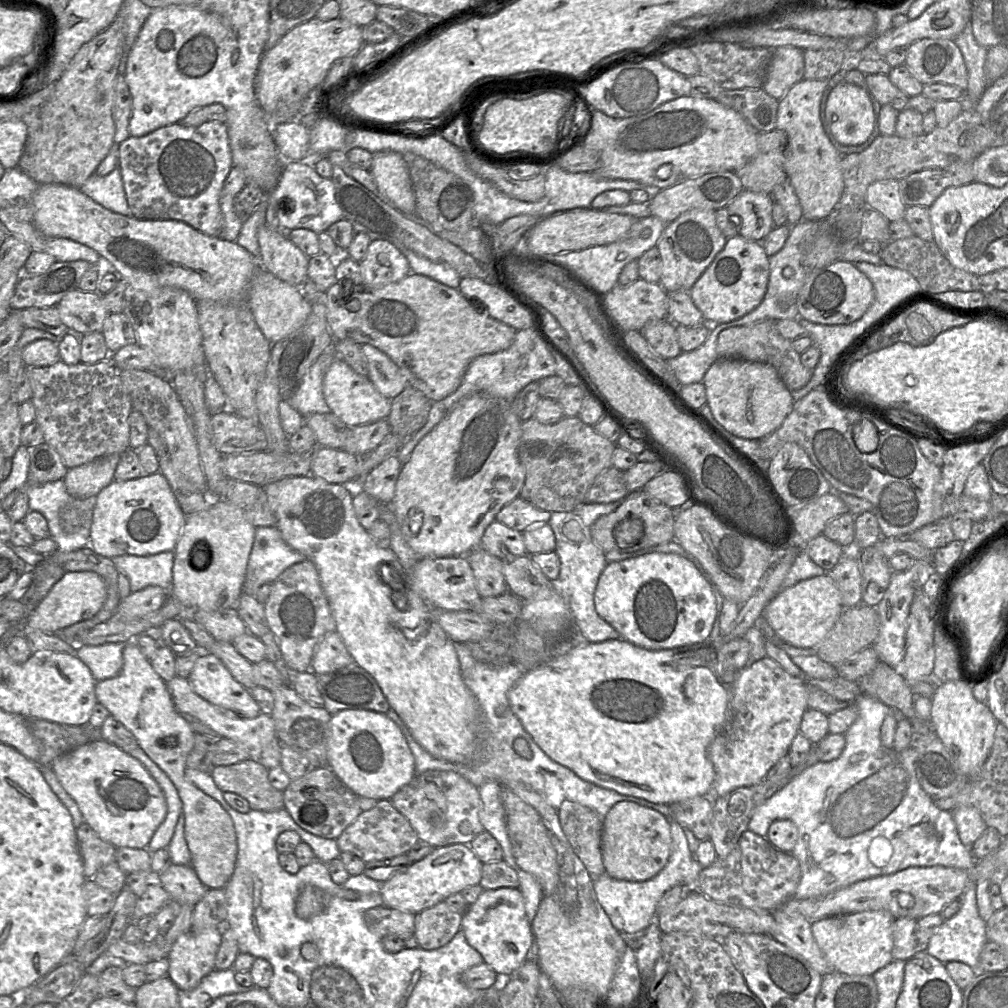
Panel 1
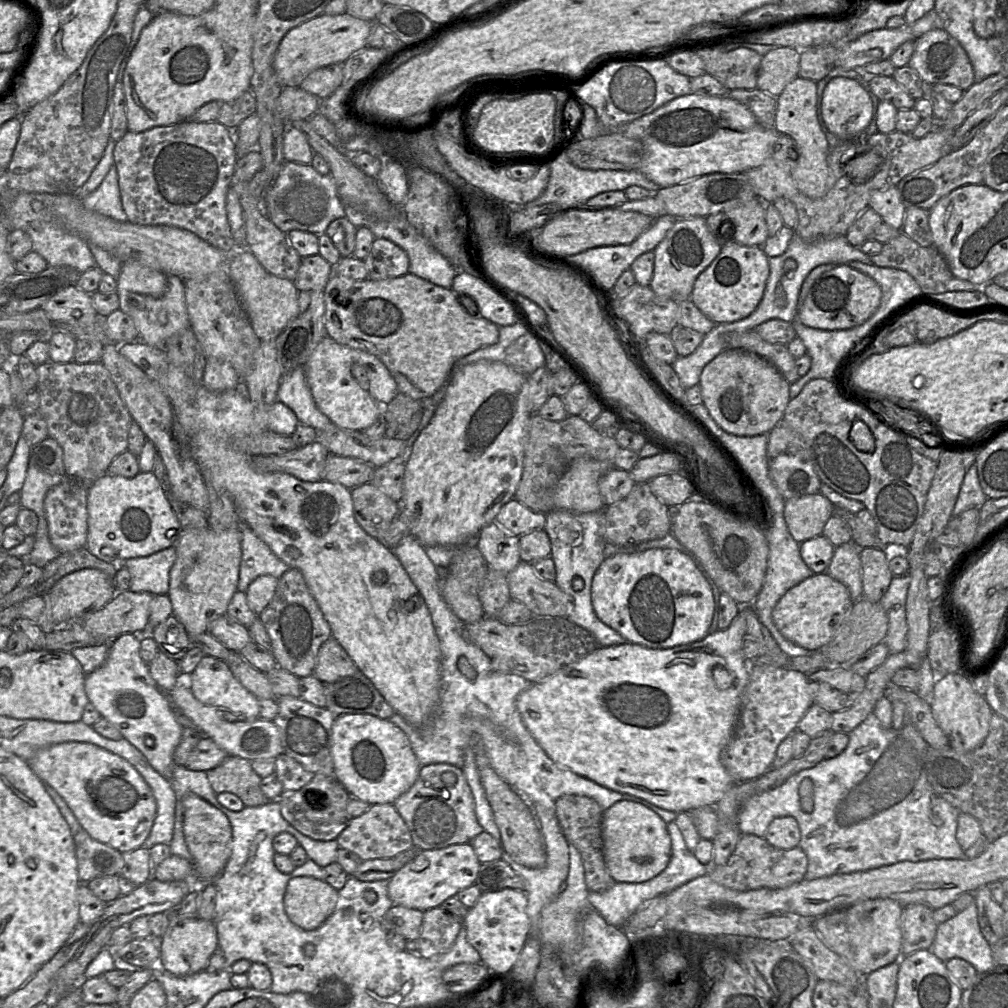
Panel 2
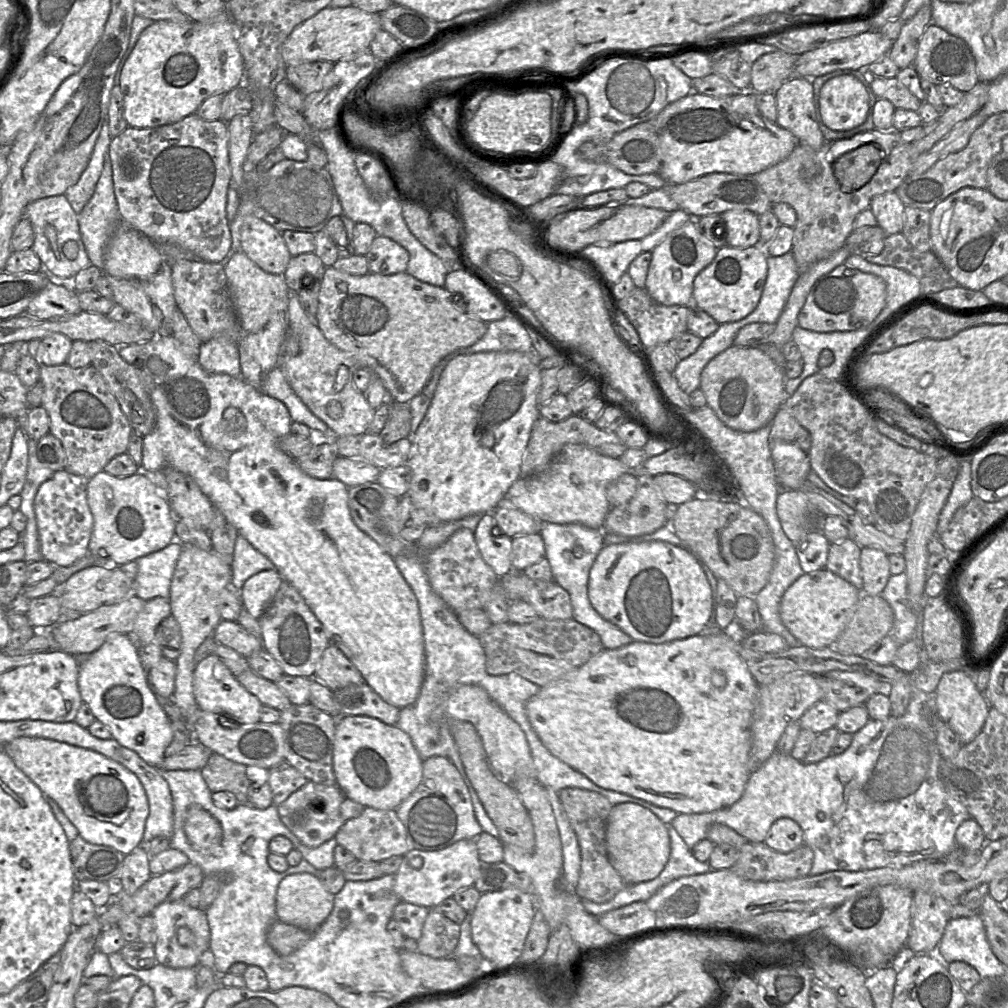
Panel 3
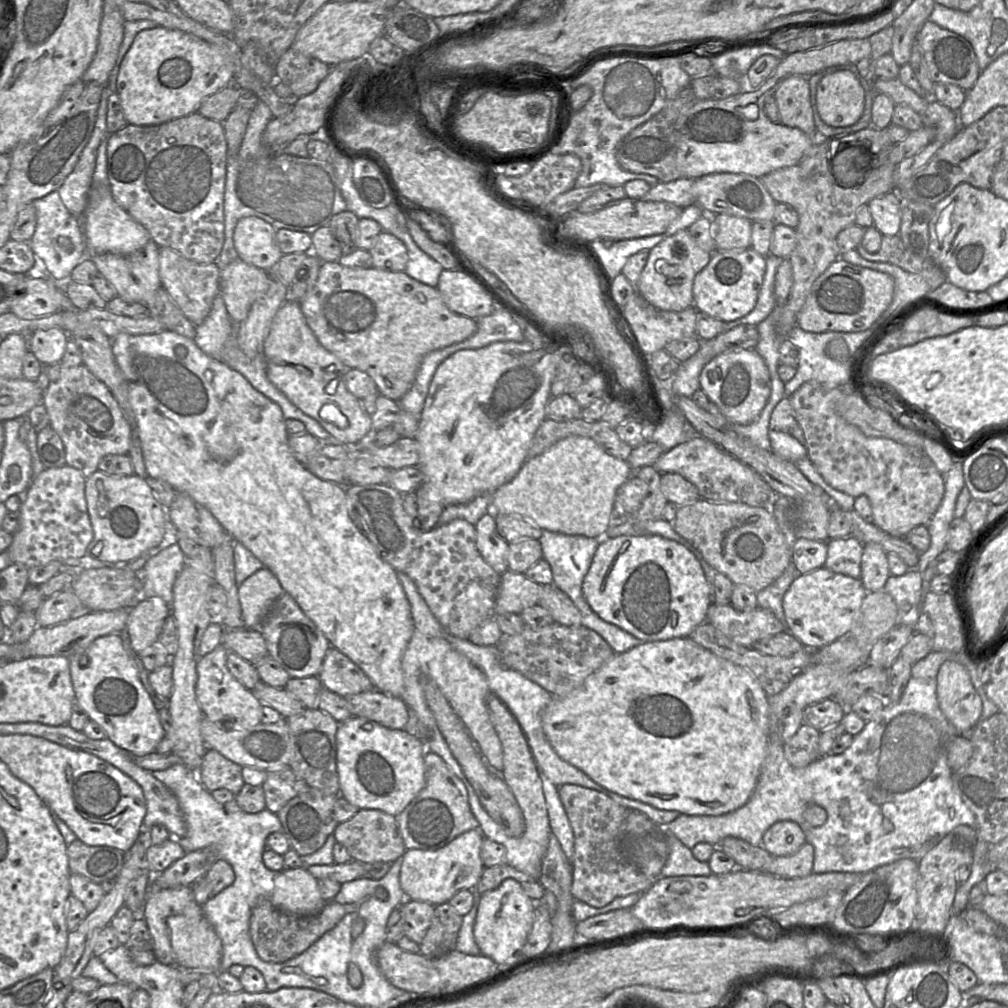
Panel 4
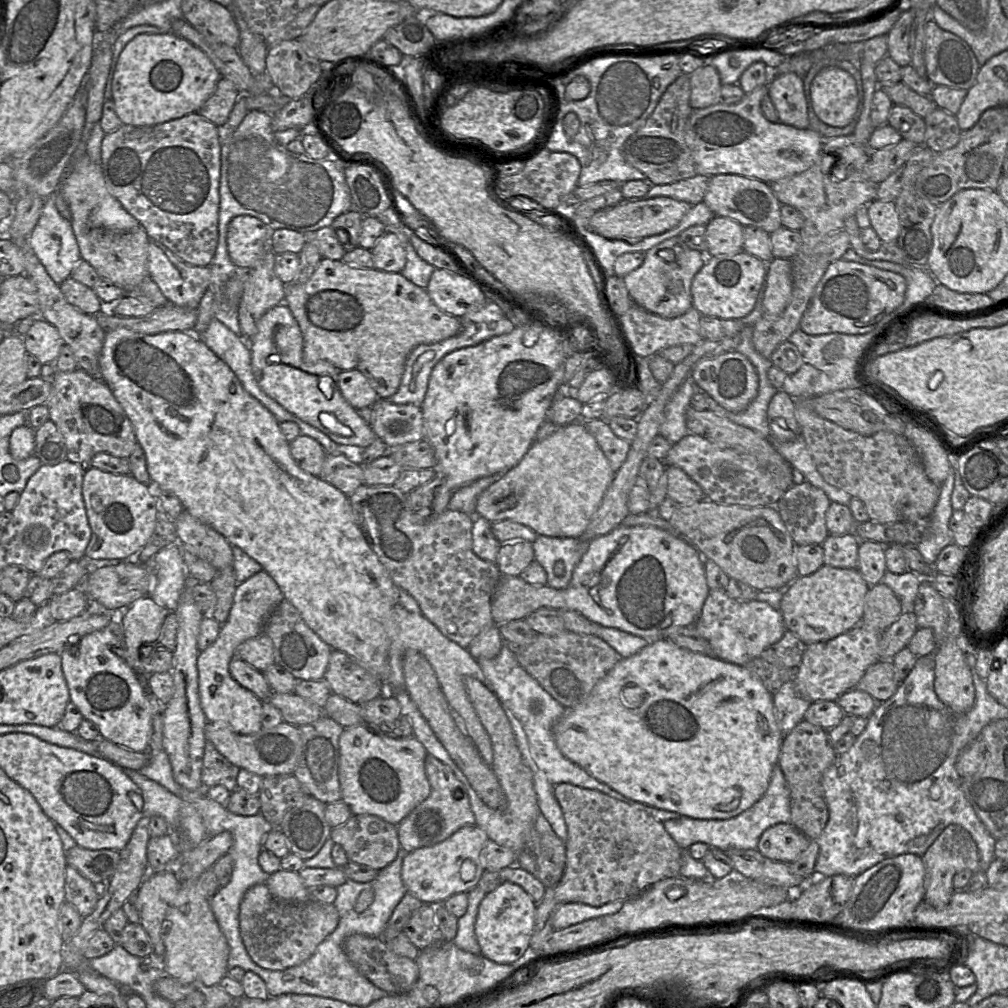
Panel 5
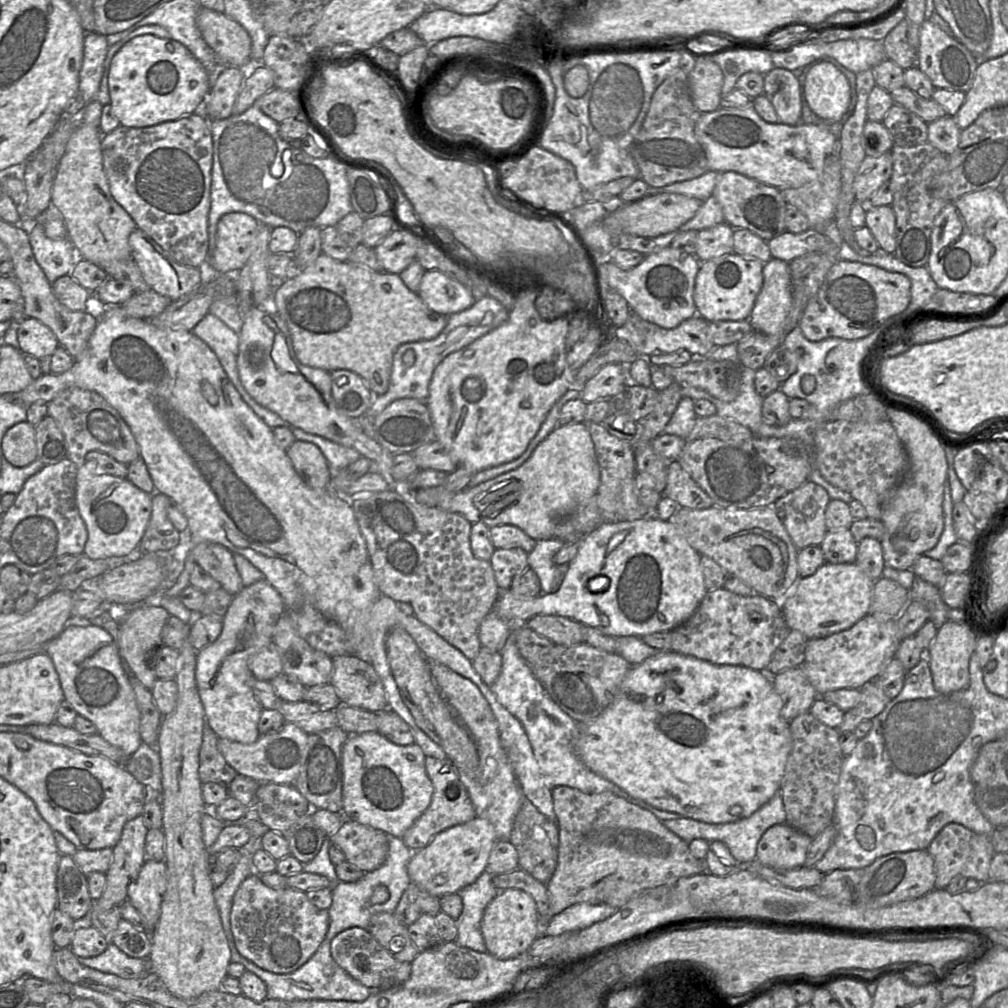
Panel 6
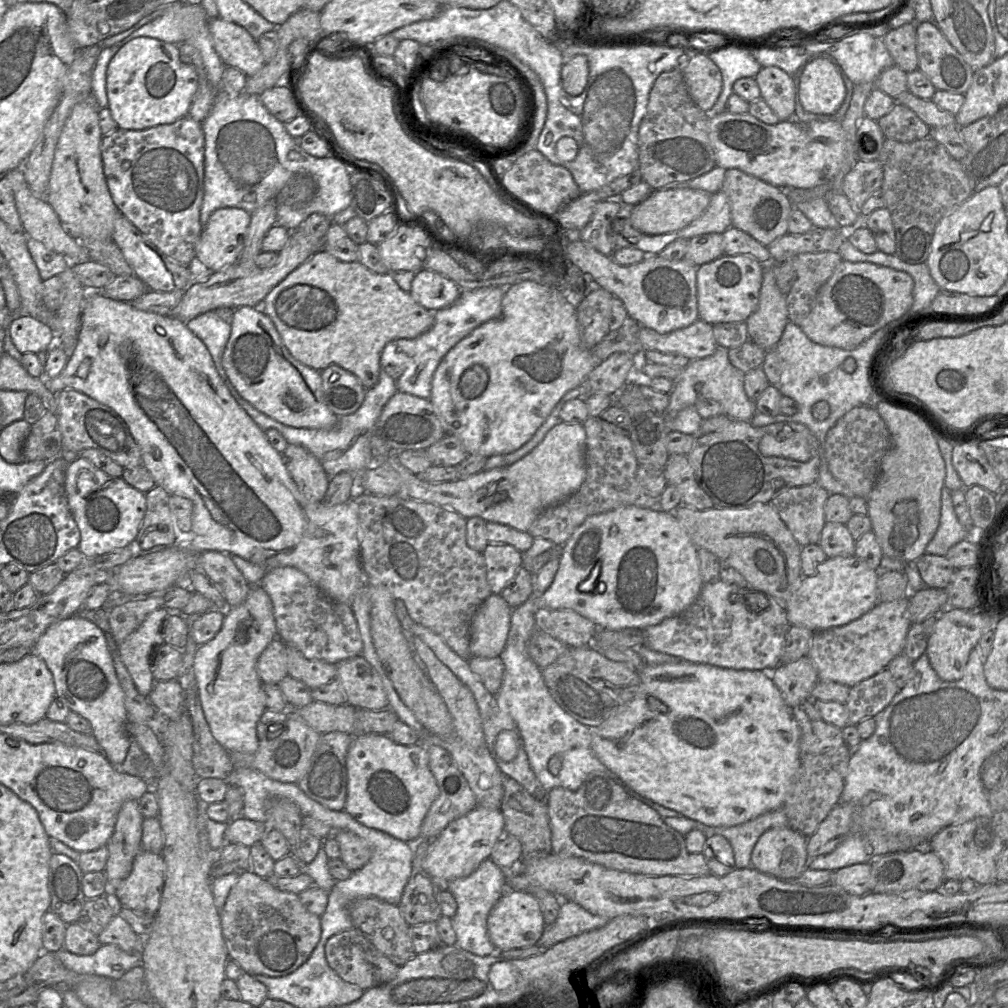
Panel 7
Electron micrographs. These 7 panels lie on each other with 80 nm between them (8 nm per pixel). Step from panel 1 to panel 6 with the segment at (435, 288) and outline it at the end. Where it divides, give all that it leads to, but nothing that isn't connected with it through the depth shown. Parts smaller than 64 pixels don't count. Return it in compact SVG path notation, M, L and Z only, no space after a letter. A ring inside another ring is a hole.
M323 253L305 270L293 272L285 280L279 281L276 284L271 304L268 307L272 307L286 323L292 339L295 355L303 365L320 368L328 372L339 369L353 371L365 381L375 396L385 394L389 388L393 356L398 347L404 343L436 338L443 331L448 320L448 316L432 311L416 292L409 290L398 274L375 272L361 264L334 260Z

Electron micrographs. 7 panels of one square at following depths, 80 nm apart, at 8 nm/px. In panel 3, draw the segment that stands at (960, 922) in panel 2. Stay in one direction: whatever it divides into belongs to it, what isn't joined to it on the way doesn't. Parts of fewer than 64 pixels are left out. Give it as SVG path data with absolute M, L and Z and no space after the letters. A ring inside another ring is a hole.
M979 911L970 917L948 921L936 955L945 964L966 962L978 971L981 978L1000 976L1007 970L991 949Z

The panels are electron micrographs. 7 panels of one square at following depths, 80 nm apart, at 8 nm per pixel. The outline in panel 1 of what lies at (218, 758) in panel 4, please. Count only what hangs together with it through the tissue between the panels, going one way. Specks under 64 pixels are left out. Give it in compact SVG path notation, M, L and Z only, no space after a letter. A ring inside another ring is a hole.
M247 759L235 764L216 766L211 776L224 792L245 798L252 810L273 812L284 809L283 791L275 789L268 780L269 770L262 764Z

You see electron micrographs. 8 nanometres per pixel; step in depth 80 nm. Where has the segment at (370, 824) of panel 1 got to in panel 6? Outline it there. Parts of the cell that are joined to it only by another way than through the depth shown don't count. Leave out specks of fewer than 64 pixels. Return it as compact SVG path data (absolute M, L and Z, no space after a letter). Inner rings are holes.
M345 819L339 829L331 836L330 841L340 847L345 855L345 860L360 870L366 872L379 868L388 856L388 835L380 829L361 824L355 820Z

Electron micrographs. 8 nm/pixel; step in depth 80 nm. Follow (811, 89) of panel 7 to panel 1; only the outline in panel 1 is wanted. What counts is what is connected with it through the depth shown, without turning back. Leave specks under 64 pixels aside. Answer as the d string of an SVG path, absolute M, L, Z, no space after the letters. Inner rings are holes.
M848 83L832 89L825 117L834 138L845 146L866 142L874 129L874 111L867 92Z

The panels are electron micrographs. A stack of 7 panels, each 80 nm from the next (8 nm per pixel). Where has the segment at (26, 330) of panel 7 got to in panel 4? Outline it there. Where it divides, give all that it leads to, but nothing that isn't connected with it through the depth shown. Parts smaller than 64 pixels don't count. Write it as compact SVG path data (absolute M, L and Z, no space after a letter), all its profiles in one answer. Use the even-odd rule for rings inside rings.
M38 329L29 337L28 350L43 366L50 366L61 361L68 340L68 334L61 329Z

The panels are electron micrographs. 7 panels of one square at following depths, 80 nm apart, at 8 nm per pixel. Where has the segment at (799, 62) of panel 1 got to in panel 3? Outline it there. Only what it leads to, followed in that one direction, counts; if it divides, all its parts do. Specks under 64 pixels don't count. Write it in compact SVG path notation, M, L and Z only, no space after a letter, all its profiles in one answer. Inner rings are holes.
M777 50L775 52L767 53L758 58L754 63L752 63L751 68L751 85L750 89L756 93L773 93L781 87L781 85L790 78L804 78L804 77L793 77L793 66L796 62L796 58L800 55L788 54L782 50Z

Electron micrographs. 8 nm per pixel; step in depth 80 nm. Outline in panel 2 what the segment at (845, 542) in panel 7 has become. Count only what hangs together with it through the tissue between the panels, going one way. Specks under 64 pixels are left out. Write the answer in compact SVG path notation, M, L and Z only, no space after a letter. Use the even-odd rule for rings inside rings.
M854 543L835 547L826 573L846 586L854 602L863 598L860 549Z

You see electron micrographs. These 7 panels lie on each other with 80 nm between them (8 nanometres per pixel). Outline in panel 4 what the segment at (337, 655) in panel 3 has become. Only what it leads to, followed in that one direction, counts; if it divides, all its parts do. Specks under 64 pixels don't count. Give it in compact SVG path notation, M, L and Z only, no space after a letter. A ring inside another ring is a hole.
M332 646L324 657L317 677L324 688L344 698L374 689L368 676Z

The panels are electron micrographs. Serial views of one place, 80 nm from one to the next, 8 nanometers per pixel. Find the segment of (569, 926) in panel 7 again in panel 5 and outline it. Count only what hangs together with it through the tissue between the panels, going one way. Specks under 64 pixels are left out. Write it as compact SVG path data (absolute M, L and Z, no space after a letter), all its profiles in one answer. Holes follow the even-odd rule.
M570 902L558 907L553 916L554 930L565 929L588 919L616 914L623 907L616 902L609 902L594 907L584 903Z

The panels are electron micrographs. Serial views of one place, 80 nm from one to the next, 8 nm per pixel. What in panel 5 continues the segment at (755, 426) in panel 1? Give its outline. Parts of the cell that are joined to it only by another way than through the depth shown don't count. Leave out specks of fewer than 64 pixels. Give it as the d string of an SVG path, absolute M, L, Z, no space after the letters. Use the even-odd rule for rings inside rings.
M739 352L721 354L713 359L696 364L691 373L699 391L712 397L725 409L738 413L744 411L757 397L759 378L756 369L749 359Z

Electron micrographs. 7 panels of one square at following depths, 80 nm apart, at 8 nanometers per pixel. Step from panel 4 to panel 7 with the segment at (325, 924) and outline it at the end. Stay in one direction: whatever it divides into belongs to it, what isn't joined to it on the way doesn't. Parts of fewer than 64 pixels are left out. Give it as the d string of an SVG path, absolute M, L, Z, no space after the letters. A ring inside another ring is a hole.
M251 870L240 873L220 911L229 959L251 976L282 977L304 964L321 937L321 917L310 913L298 895L273 887Z

